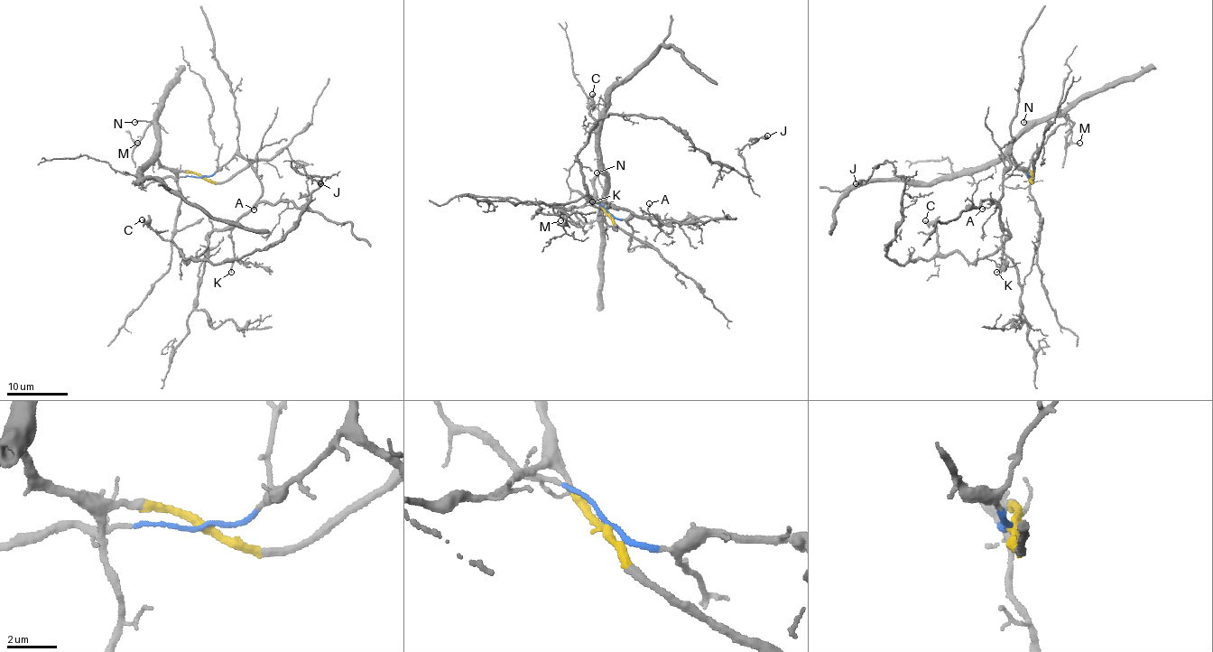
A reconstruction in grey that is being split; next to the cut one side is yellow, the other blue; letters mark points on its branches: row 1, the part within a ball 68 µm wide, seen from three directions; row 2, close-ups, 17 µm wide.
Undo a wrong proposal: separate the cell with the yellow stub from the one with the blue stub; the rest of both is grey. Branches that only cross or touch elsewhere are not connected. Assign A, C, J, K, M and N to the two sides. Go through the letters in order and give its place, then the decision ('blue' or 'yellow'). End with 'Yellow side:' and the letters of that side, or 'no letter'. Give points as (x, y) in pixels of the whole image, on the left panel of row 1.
A: (254, 209) | blue
C: (142, 219) | blue
J: (320, 183) | blue
K: (231, 272) | blue
M: (137, 143) | yellow
N: (134, 122) | yellow
Yellow side: M, N

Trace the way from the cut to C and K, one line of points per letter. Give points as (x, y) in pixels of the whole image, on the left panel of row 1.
C: (200, 176), (241, 156), (262, 185), (262, 198), (215, 229), (198, 256), (183, 261), (181, 250), (142, 219)
K: (200, 176), (215, 173), (232, 158), (241, 156), (251, 165), (262, 185), (262, 198), (230, 233), (231, 272)

